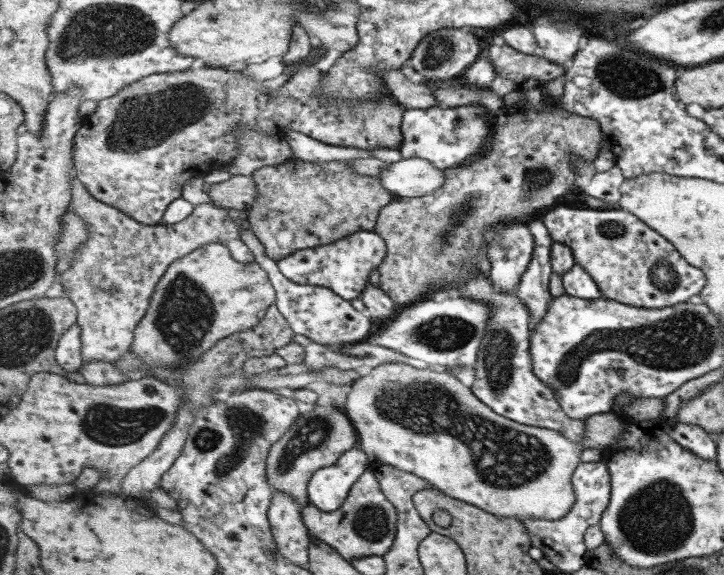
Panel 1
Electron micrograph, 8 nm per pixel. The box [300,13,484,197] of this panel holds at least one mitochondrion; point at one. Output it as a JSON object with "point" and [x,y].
{"point":[437,49]}

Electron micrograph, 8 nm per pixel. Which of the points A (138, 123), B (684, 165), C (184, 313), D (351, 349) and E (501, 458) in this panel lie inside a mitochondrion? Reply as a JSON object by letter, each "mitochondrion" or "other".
{"A":"mitochondrion","B":"other","C":"mitochondrion","D":"other","E":"mitochondrion"}

